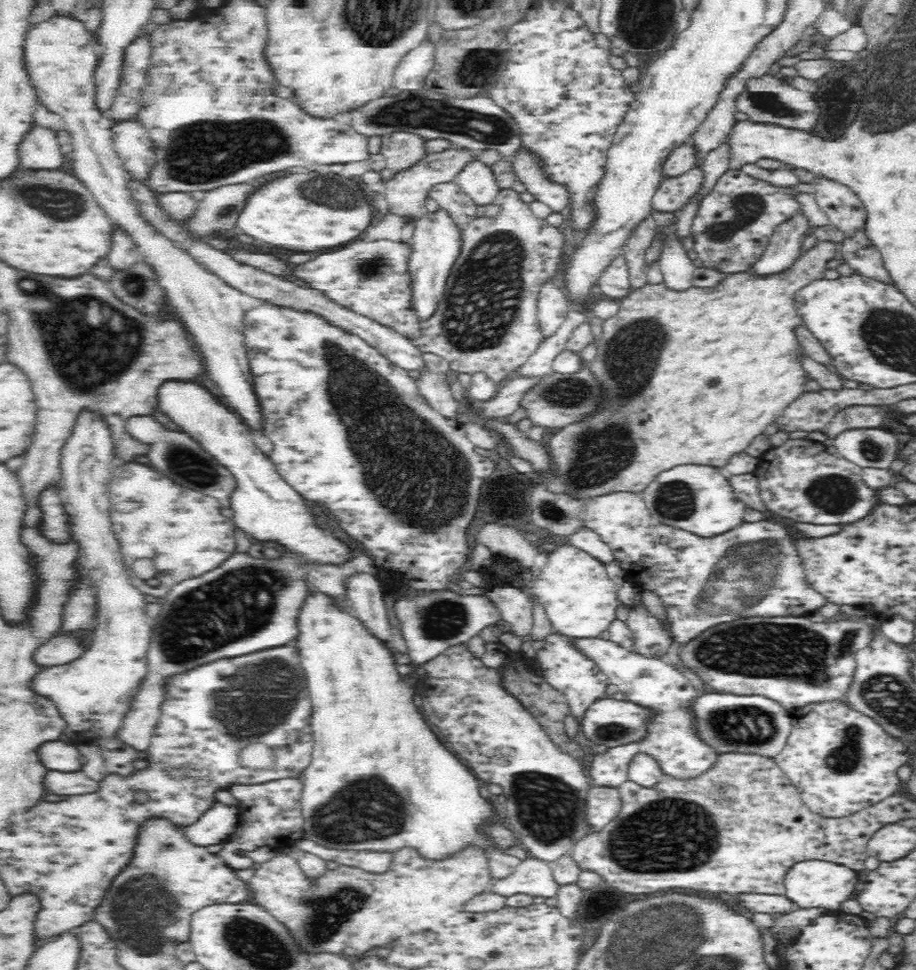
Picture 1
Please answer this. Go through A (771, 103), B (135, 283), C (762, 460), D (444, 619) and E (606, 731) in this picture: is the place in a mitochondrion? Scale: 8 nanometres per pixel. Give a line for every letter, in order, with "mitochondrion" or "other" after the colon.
A: mitochondrion
B: mitochondrion
C: other
D: mitochondrion
E: mitochondrion

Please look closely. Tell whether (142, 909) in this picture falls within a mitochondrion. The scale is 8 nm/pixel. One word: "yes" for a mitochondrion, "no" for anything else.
yes

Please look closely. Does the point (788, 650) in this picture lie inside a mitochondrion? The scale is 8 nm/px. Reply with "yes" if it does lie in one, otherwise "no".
yes

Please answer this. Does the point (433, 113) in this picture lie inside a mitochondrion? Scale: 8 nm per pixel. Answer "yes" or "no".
yes

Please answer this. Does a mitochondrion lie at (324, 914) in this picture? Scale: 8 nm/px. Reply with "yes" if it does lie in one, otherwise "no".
yes

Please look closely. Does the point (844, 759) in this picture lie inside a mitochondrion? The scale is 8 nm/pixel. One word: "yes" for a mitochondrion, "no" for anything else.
yes

